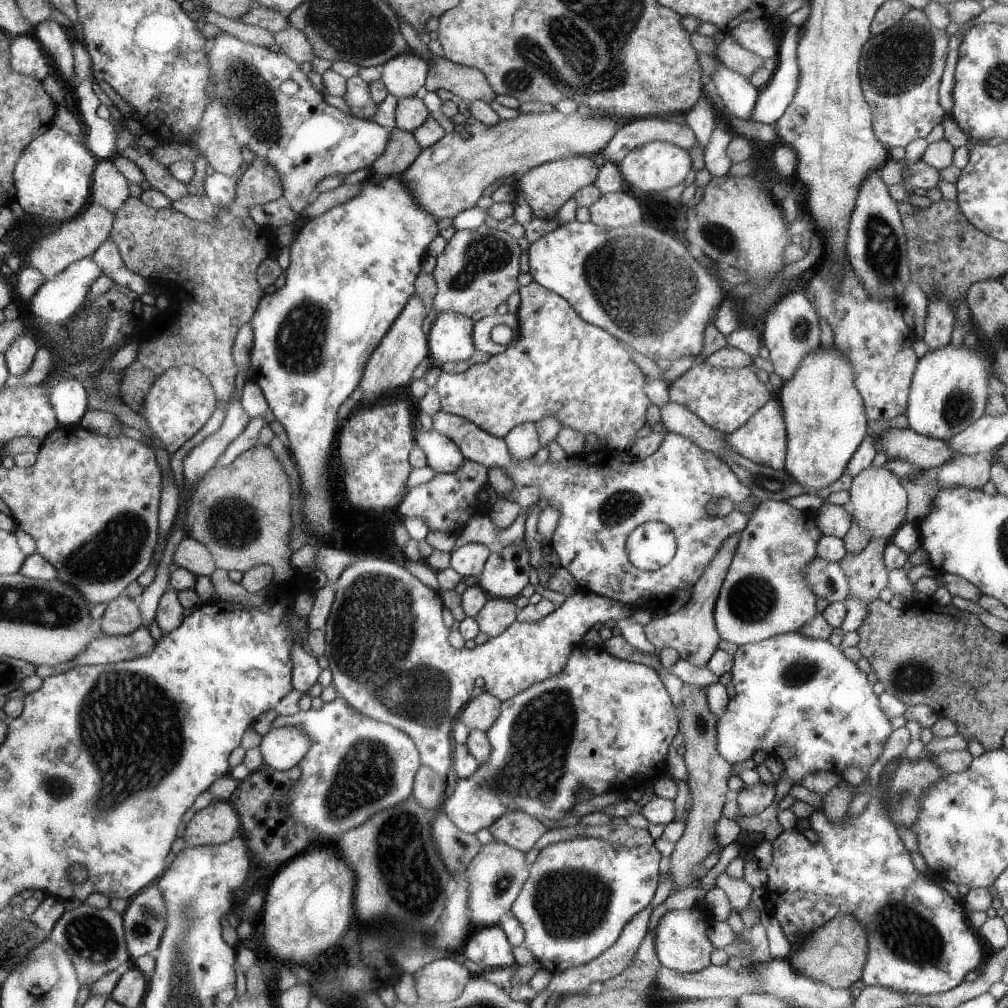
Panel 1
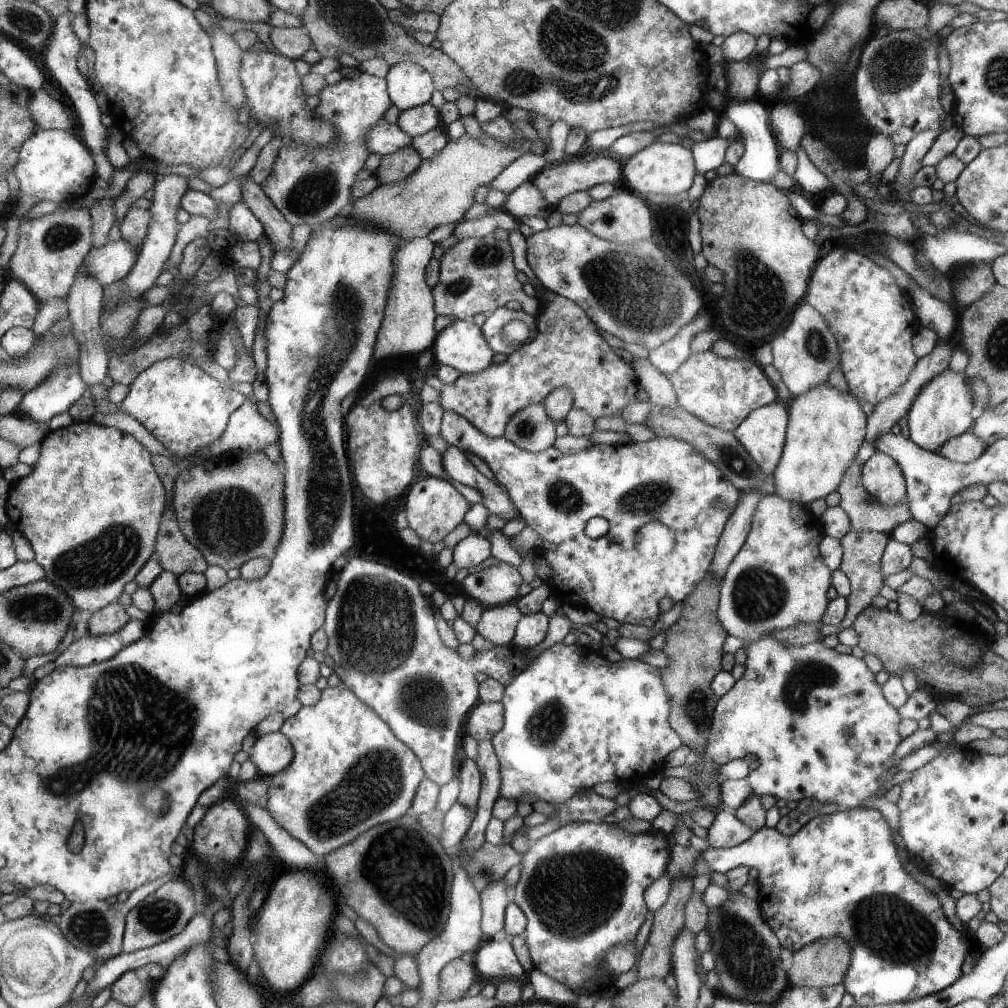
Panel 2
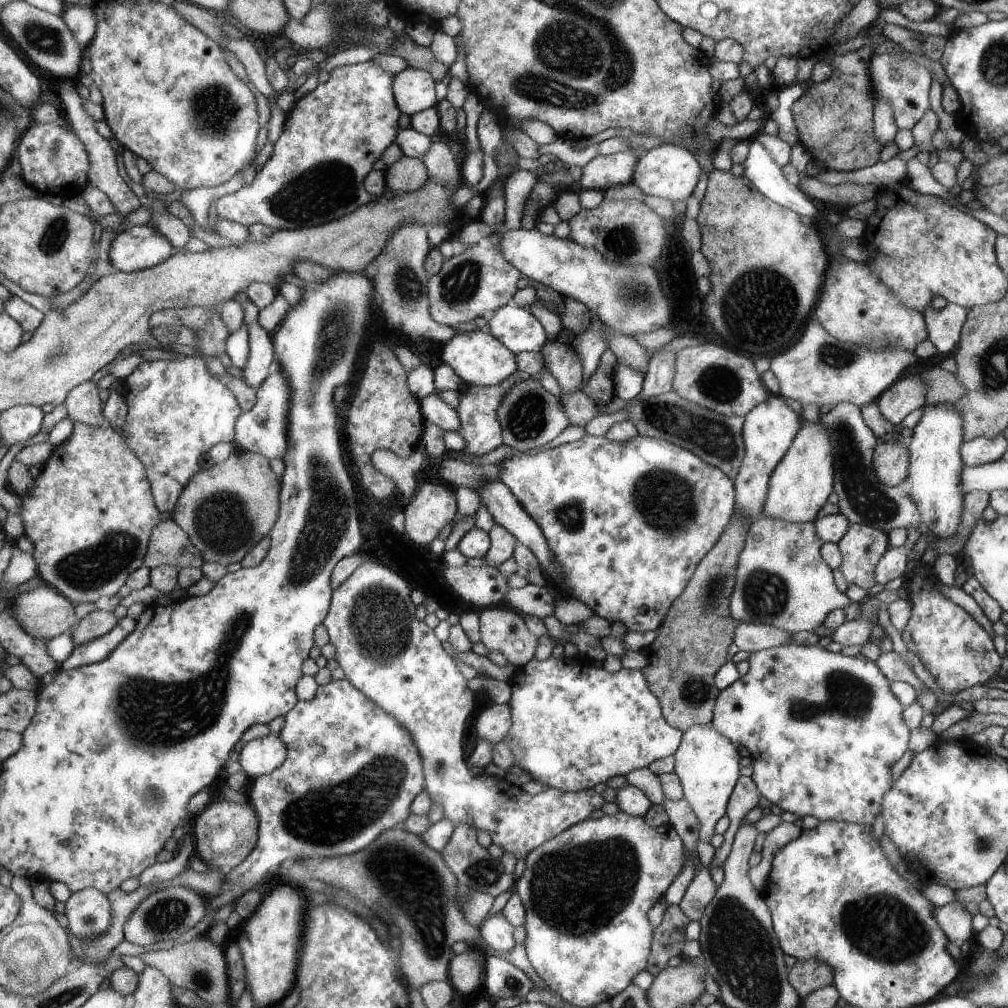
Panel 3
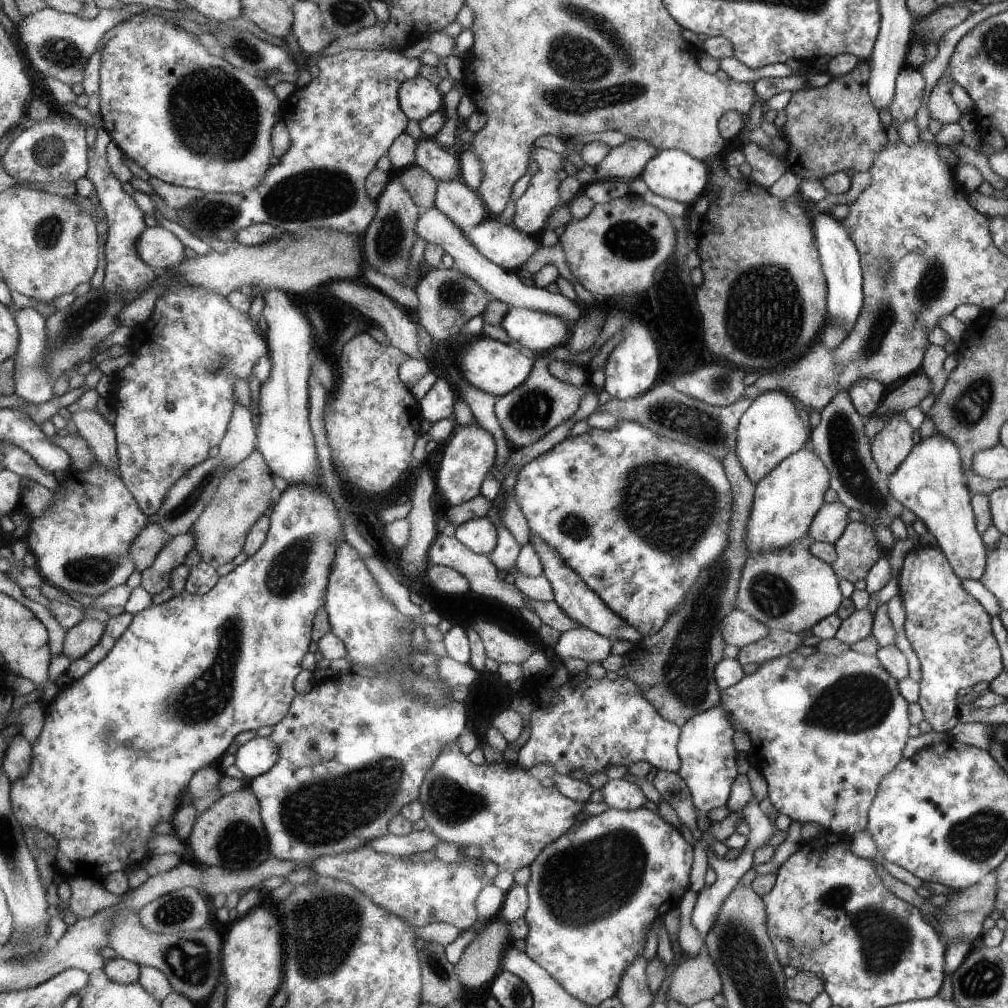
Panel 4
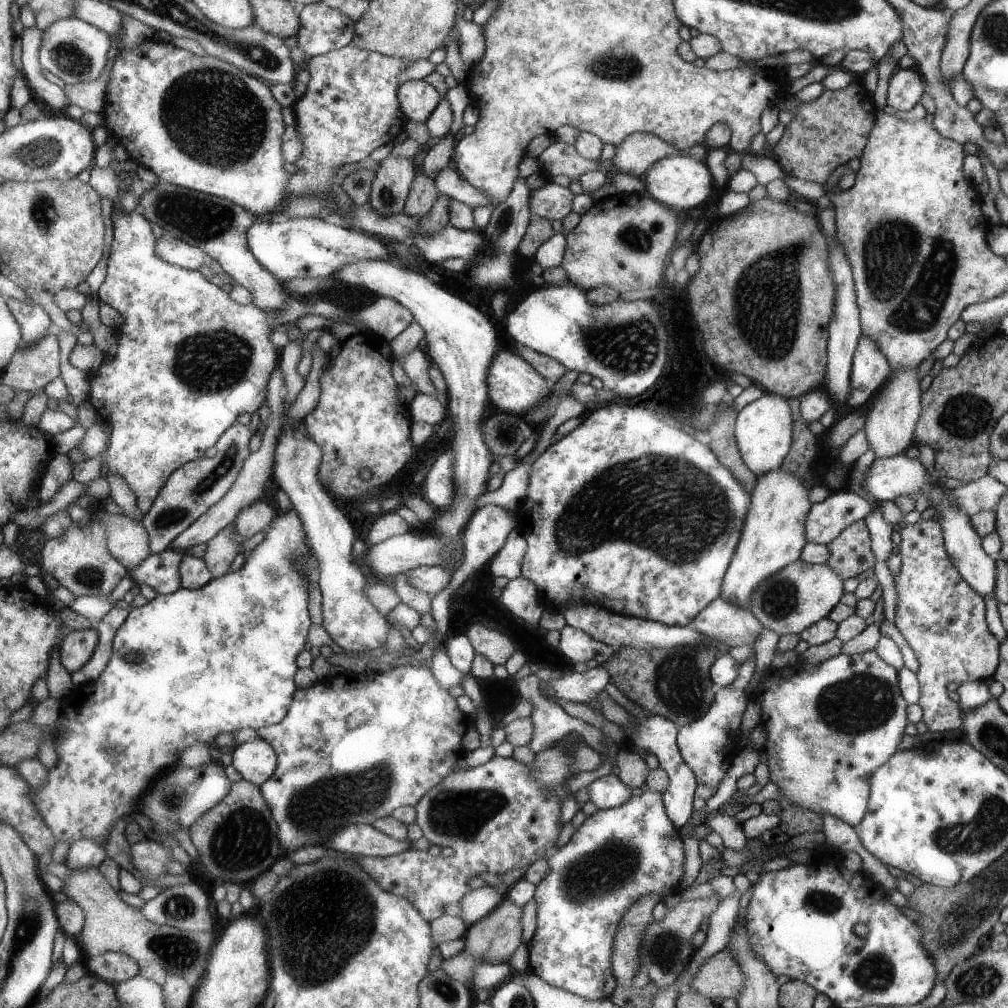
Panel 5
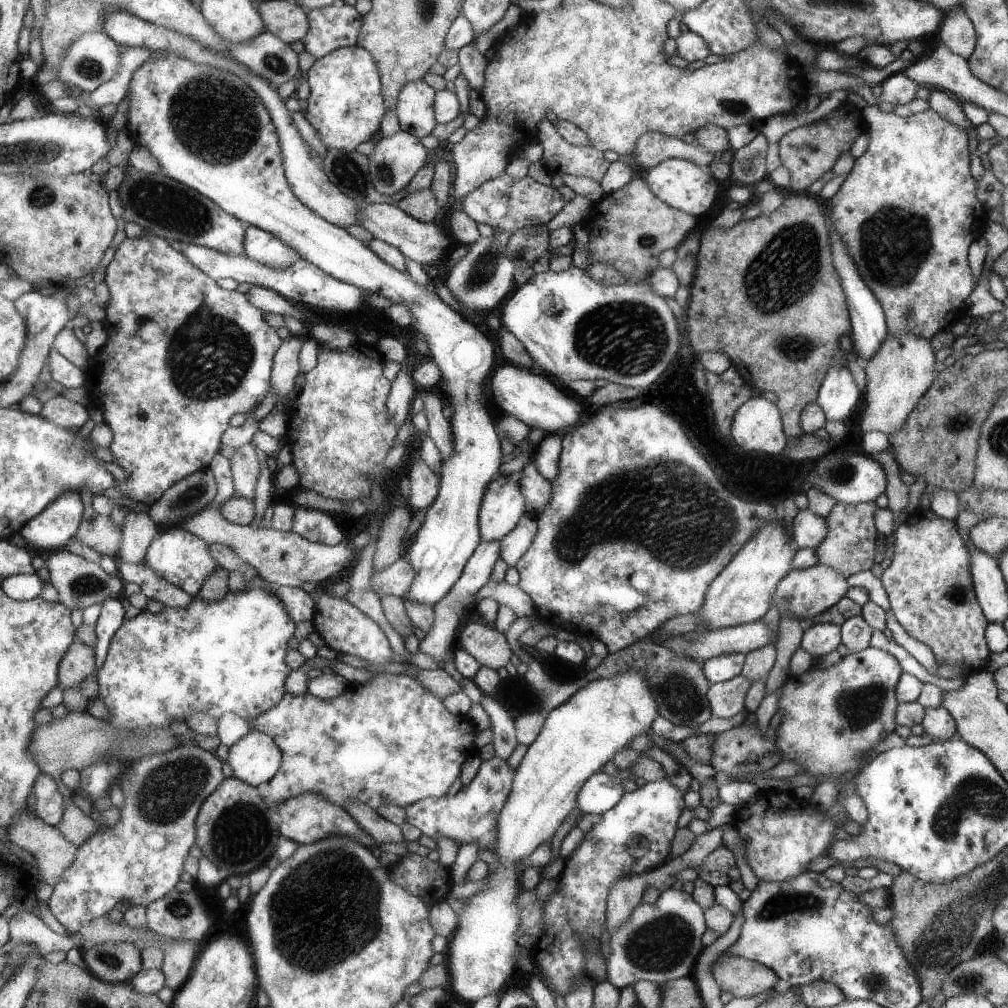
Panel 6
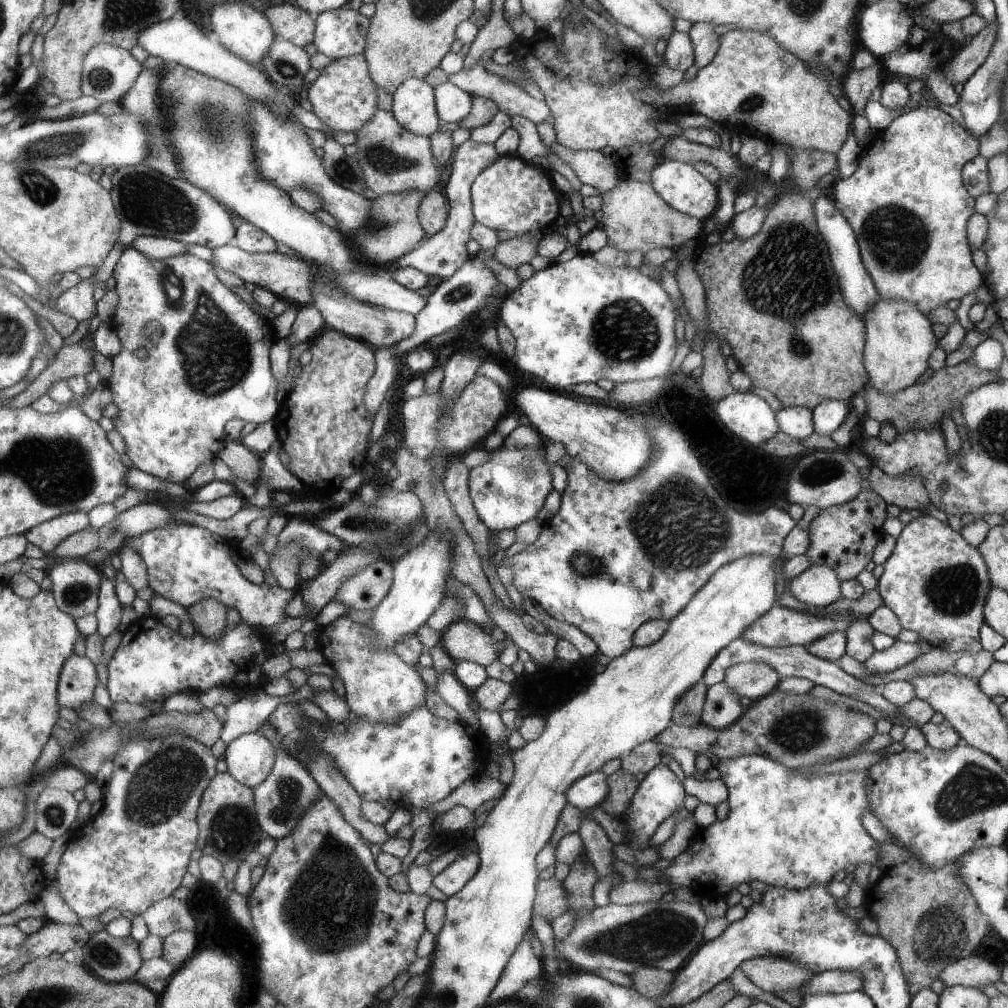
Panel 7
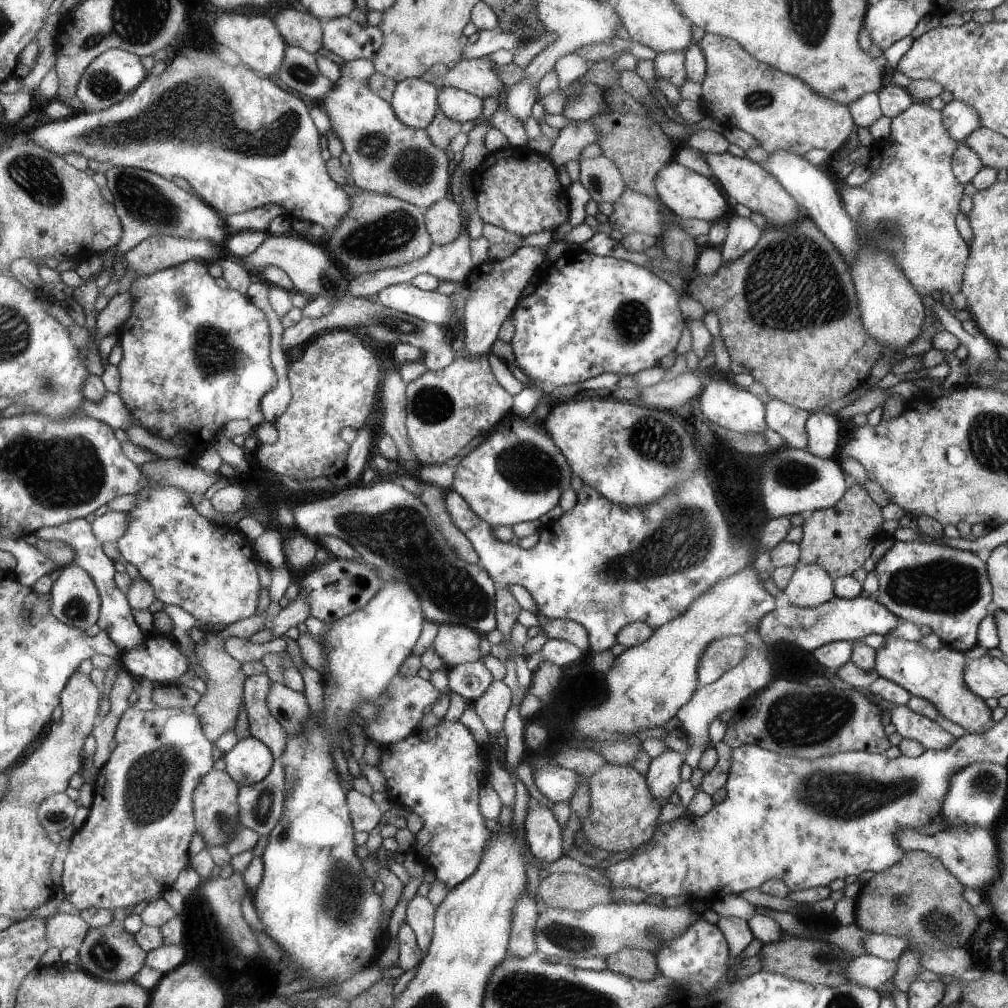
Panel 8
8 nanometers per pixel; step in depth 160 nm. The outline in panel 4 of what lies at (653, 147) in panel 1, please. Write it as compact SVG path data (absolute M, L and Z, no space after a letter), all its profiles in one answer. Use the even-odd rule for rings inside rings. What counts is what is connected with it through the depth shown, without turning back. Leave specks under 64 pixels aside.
M663 149L644 164L644 170L639 177L653 194L686 204L690 208L697 196L706 192L707 168L705 165L700 159L685 154L685 151Z

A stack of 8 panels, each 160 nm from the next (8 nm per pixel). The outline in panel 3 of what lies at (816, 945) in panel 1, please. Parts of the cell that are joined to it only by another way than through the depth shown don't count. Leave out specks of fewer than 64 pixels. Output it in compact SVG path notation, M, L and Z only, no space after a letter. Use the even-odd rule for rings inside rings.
M815 959L795 961L792 967L787 969L787 973L788 981L801 999L812 990L831 985L834 977L833 970L827 963Z

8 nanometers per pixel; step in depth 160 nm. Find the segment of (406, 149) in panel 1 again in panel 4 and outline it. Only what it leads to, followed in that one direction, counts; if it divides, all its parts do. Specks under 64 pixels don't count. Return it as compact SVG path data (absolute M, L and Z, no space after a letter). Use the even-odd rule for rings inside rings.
M413 164L398 173L398 179L412 194L415 202L427 210L436 206L438 180L425 167Z

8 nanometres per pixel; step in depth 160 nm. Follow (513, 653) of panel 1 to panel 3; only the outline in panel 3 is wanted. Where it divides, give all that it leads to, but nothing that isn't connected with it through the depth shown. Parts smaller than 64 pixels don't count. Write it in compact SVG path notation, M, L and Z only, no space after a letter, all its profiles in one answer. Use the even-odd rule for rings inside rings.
M373 560L357 567L334 591L332 606L323 623L329 631L331 643L337 649L335 660L345 672L345 678L384 711L397 718L401 726L411 733L424 761L427 792L432 794L434 802L441 804L442 816L453 821L455 826L459 821L468 820L467 823L471 823L476 830L487 831L491 842L501 846L503 853L511 853L517 859L524 858L532 848L543 844L576 822L583 821L593 810L601 808L603 798L593 789L563 792L549 787L544 787L538 794L530 796L504 778L473 776L465 768L461 750L461 728L465 724L467 714L473 710L473 692L465 686L465 680L452 656L441 648L435 630L423 619L417 620L417 605L411 600L411 590L414 588L399 574Z

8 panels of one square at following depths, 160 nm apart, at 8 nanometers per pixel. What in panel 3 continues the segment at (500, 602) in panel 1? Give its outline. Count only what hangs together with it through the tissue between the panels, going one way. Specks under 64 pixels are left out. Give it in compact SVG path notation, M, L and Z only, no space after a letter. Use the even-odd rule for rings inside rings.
M493 607L478 609L478 623L480 642L488 651L501 652L507 663L516 668L531 660L539 642L519 614Z

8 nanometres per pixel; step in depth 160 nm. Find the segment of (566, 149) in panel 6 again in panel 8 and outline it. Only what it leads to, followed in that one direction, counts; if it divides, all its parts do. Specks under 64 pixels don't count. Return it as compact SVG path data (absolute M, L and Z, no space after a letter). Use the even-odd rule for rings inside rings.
M605 155L580 159L578 181L596 203L611 205L626 188L617 167Z

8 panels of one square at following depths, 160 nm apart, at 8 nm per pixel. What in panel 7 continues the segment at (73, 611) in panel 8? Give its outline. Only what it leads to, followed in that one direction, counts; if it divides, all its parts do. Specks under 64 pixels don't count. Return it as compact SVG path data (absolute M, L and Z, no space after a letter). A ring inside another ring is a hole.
M85 559L54 560L49 568L49 577L53 581L52 593L62 611L74 619L93 614L100 607L100 590L104 575L98 566L88 564Z

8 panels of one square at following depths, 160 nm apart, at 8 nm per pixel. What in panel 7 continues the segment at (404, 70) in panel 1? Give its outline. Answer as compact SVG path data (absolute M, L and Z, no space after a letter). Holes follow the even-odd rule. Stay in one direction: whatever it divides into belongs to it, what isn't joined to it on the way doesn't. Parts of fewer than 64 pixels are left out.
M410 78L396 90L392 113L409 132L431 137L439 125L436 87L425 79Z

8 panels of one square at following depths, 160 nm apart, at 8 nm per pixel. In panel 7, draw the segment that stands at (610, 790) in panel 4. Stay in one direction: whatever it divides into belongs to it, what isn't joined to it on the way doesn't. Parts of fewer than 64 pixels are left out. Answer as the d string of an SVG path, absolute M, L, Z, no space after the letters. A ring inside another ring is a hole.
M593 771L573 781L572 786L566 791L566 802L582 812L585 808L595 808L607 794L606 778L601 771Z

